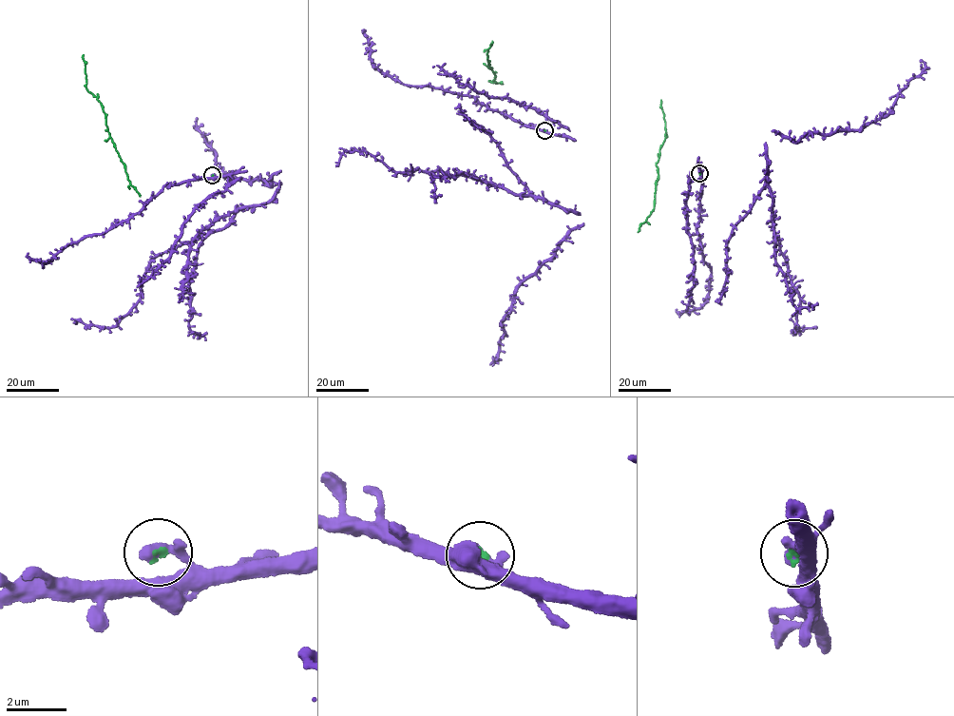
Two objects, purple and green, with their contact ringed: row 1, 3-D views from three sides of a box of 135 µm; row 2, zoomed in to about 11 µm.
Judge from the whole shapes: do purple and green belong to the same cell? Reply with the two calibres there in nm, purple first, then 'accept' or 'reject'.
calibres 460 and 100 nm; accept

